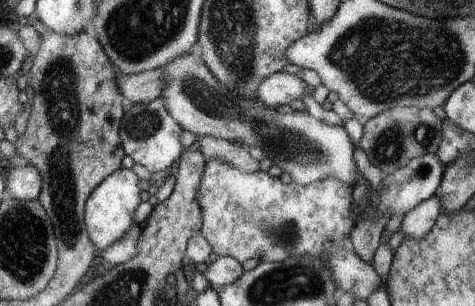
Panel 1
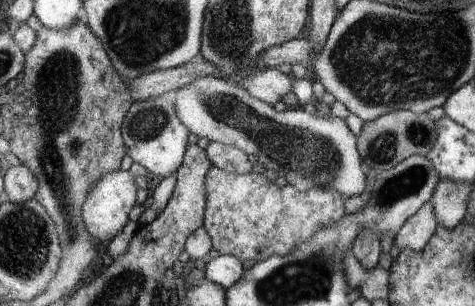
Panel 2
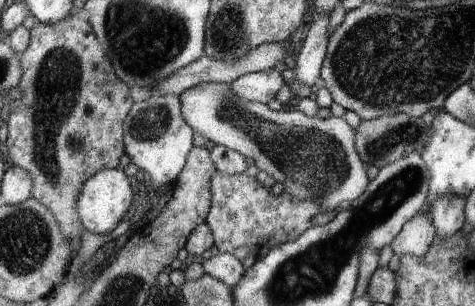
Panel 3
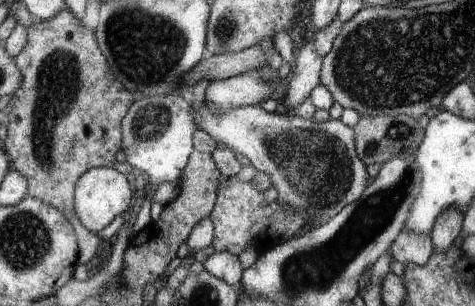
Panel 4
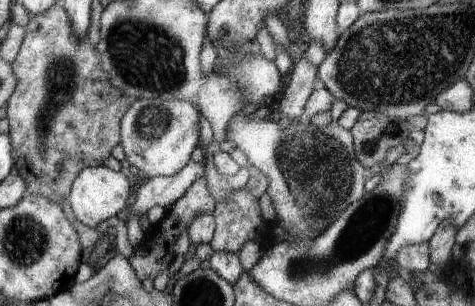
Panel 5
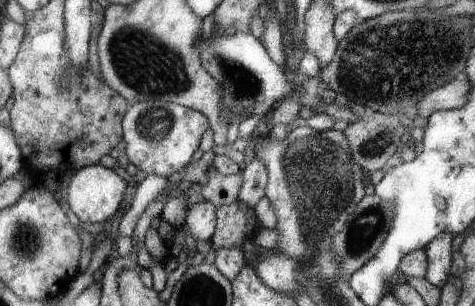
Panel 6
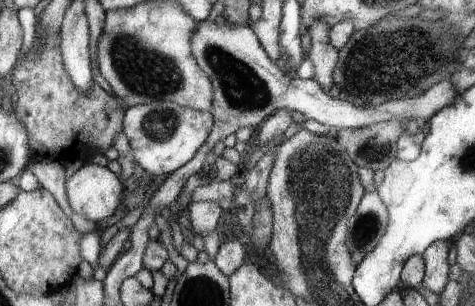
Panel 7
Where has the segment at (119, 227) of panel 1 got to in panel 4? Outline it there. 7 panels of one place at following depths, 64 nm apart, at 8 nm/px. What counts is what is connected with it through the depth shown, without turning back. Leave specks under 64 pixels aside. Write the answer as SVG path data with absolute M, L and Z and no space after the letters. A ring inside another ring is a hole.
M91 168L83 178L79 178L77 188L75 188L75 212L81 218L81 222L91 230L99 232L111 220L115 220L121 212L125 212L131 206L131 184L129 178L113 168Z

